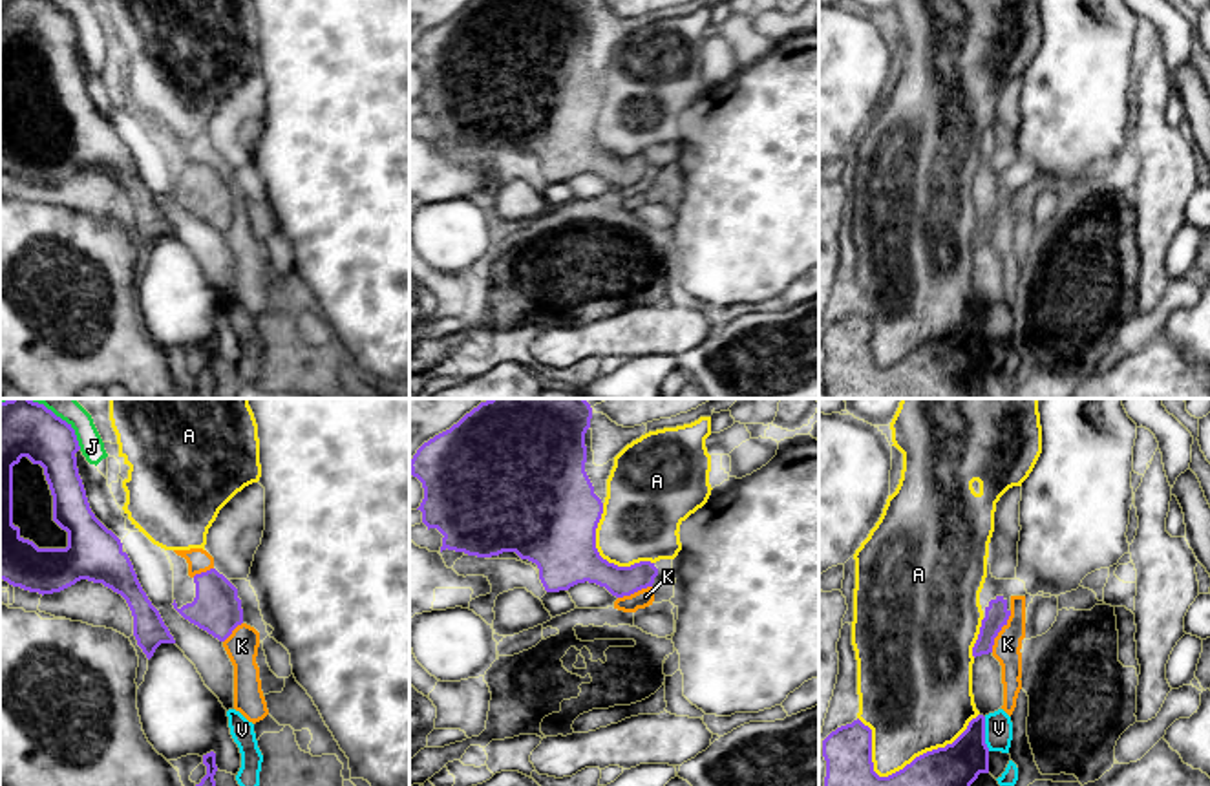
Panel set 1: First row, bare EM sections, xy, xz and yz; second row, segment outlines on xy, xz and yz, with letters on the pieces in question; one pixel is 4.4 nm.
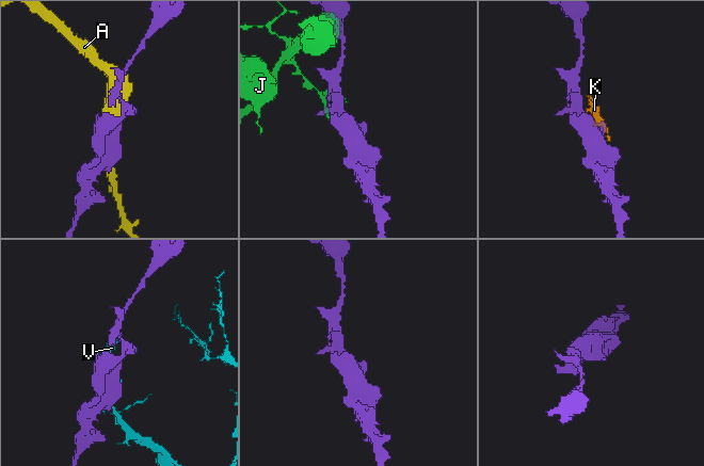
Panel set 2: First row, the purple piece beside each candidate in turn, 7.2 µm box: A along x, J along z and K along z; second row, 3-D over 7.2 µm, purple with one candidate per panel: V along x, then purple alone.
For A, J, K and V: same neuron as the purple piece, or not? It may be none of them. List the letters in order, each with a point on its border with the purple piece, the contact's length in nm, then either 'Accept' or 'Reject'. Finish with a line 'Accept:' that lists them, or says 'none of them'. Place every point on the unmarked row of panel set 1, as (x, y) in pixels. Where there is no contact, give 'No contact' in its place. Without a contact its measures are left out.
A: Touches purple at yz (900, 361). Shared border 550 nm. Reject
J: Touches purple at xy (72, 19). Shared border 220 nm. Reject
K: Touches purple at yz (1000, 220). Shared border 200 nm. Reject
V: Touches purple at yz (984, 324). Shared border 150 nm. Reject
Accept: none of them

